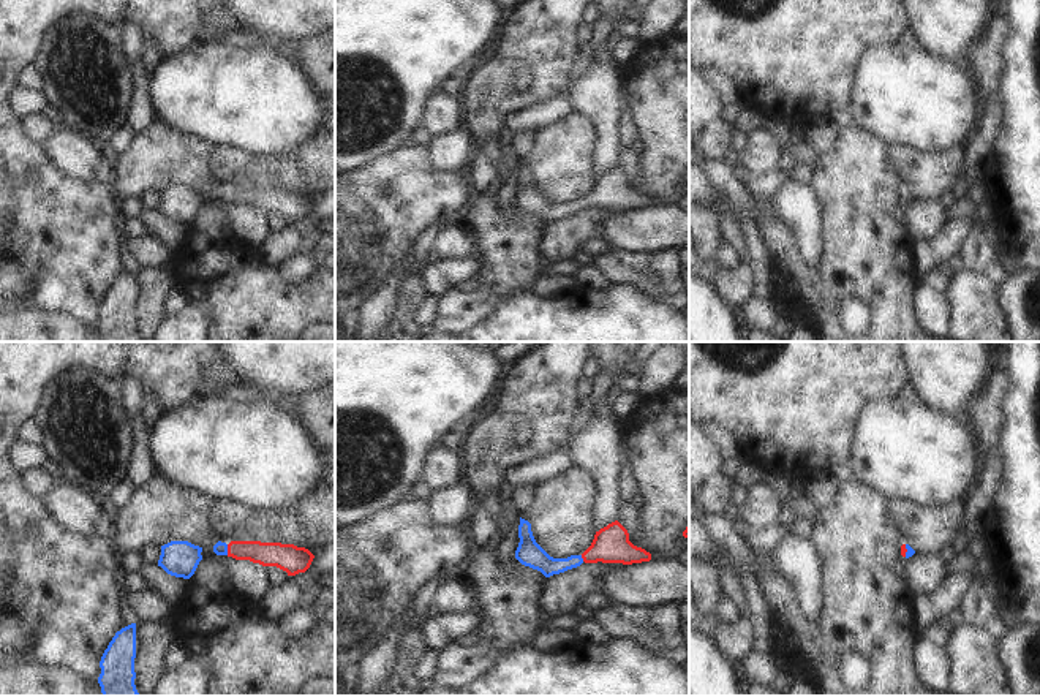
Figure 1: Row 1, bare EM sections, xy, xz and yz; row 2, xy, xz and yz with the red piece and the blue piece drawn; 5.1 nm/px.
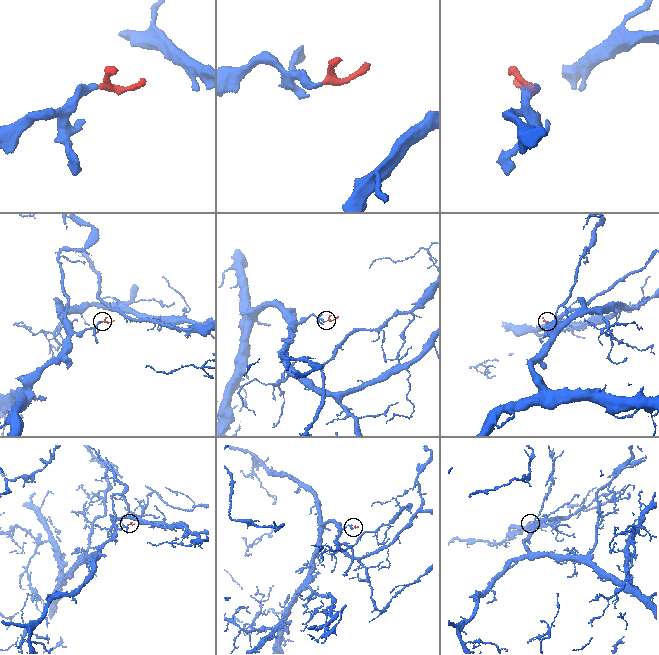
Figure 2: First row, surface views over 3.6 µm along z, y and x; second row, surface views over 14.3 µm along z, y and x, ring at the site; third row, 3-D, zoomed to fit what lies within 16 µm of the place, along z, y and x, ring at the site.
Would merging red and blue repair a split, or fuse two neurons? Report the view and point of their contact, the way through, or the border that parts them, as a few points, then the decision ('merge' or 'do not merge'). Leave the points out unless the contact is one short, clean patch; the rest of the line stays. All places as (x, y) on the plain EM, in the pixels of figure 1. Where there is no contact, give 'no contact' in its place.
meets red in xy at (228, 195); runs through xy (267, 200), (228, 195), (220, 193); merge

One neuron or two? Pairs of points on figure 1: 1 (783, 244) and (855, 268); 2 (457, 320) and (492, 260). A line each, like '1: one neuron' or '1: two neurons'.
1: one neuron
2: one neuron

